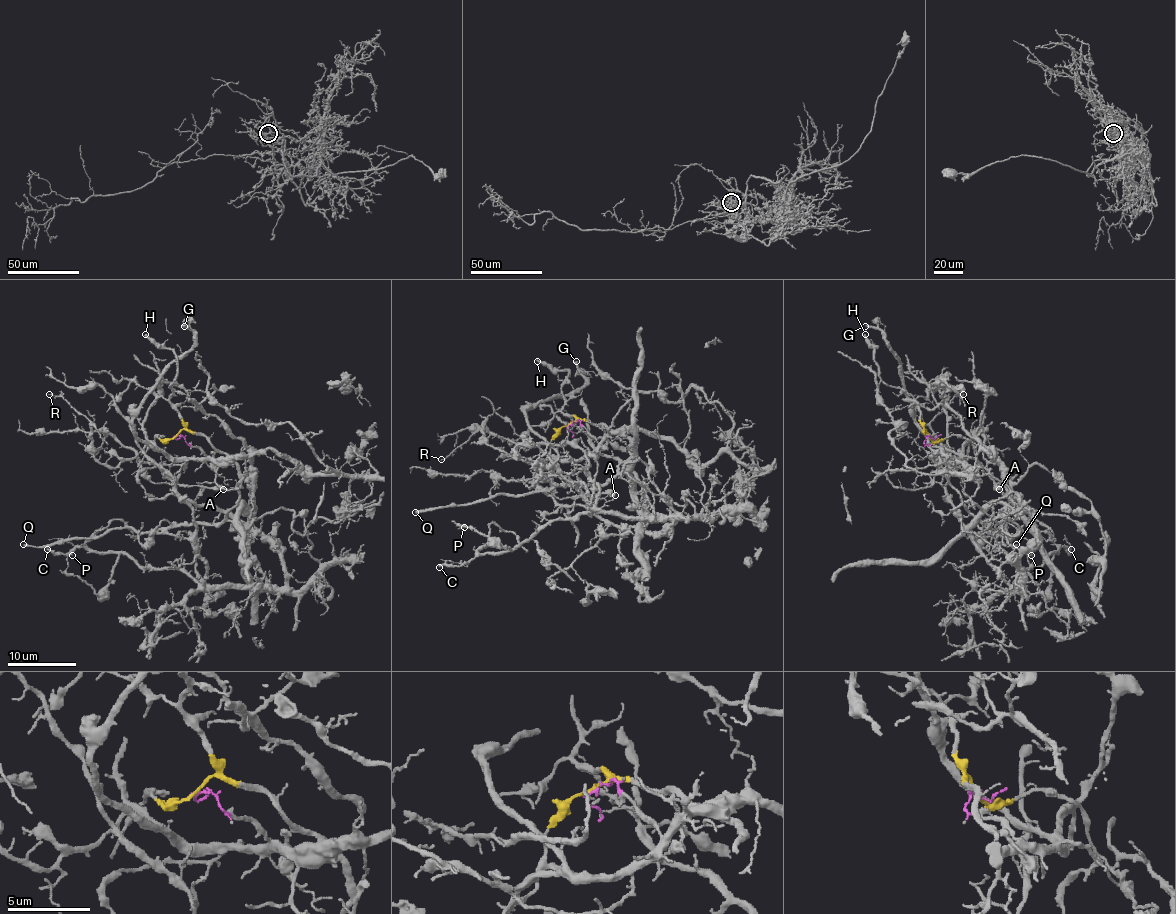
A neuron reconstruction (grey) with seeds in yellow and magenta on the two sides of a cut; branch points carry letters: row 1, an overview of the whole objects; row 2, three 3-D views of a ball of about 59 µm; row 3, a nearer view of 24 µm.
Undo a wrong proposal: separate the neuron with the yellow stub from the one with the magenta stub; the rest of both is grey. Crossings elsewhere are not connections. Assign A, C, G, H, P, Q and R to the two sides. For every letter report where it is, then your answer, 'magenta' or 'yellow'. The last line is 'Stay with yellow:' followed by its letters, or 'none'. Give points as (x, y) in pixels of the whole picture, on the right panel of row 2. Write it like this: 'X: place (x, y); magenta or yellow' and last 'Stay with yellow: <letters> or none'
A: place (999, 489); yellow
C: place (1071, 549); magenta
G: place (865, 326); magenta
H: place (865, 334); yellow
P: place (1031, 555); magenta
Q: place (1016, 544); yellow
R: place (963, 394); magenta
Stay with yellow: A, H, Q

